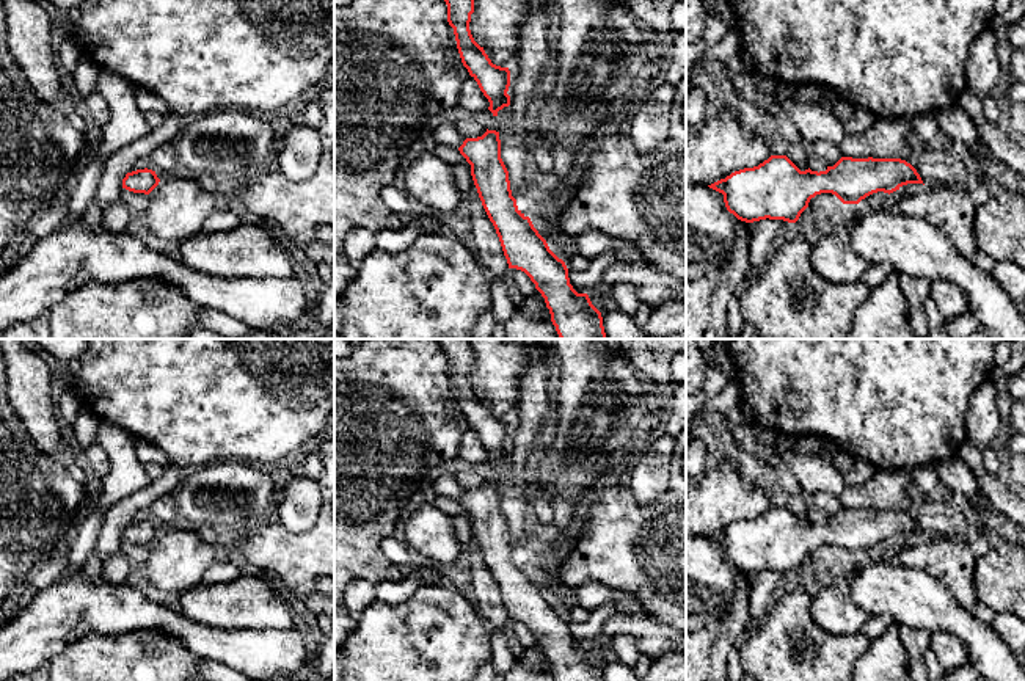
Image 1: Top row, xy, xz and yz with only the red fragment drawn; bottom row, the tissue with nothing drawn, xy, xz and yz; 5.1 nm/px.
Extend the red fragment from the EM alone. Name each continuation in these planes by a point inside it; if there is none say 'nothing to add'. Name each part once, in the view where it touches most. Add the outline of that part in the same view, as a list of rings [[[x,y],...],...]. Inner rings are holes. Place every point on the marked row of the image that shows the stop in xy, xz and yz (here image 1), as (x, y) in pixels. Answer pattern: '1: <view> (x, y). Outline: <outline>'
nothing to add

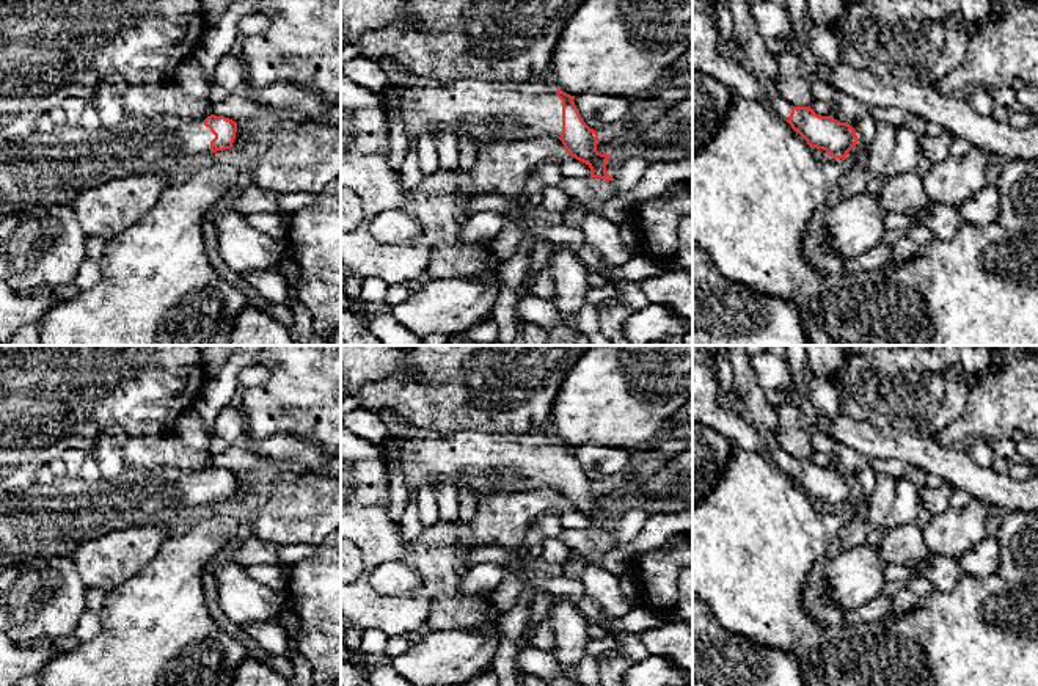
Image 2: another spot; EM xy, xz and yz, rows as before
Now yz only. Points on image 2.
1: yz (752, 52). Outline: [[[719,0],[722,2],[732,16],[735,42],[738,46],[738,60],[755,75],[763,78],[768,85],[768,94],[771,100],[773,113],[787,122],[791,105],[777,91],[777,60],[773,57],[765,39],[758,31],[758,27],[751,14],[747,0]]]

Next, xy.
1: xy (52, 168). Outline: [[[124,116],[115,129],[90,130],[63,124],[47,133],[36,129],[22,140],[3,141],[0,143],[0,221],[33,206],[71,204],[79,193],[119,177],[159,173],[174,179],[184,166],[212,154],[214,138],[203,119]]]

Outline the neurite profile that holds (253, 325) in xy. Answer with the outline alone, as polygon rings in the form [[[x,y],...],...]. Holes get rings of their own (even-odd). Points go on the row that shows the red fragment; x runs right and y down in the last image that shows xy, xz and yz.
[[[253,300],[240,311],[229,345],[295,345],[289,330]]]

